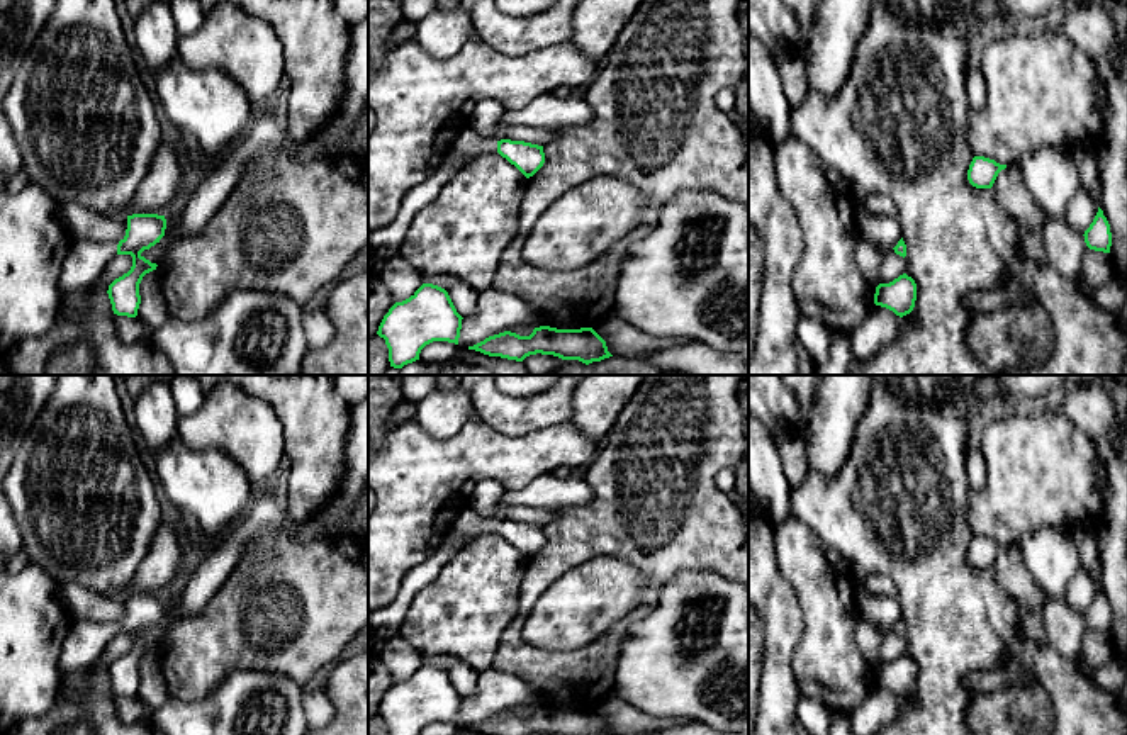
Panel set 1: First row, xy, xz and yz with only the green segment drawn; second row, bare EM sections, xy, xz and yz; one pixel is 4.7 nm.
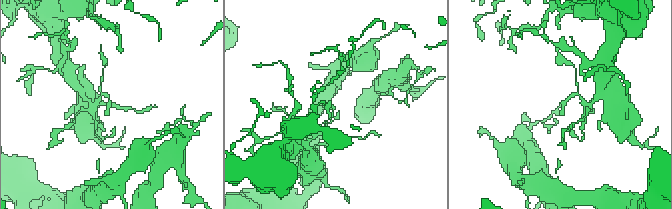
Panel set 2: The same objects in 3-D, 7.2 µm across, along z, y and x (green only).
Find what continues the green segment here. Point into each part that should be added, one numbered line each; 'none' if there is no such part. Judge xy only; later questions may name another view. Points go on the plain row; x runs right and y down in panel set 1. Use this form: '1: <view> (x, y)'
1: xy (85, 640)

